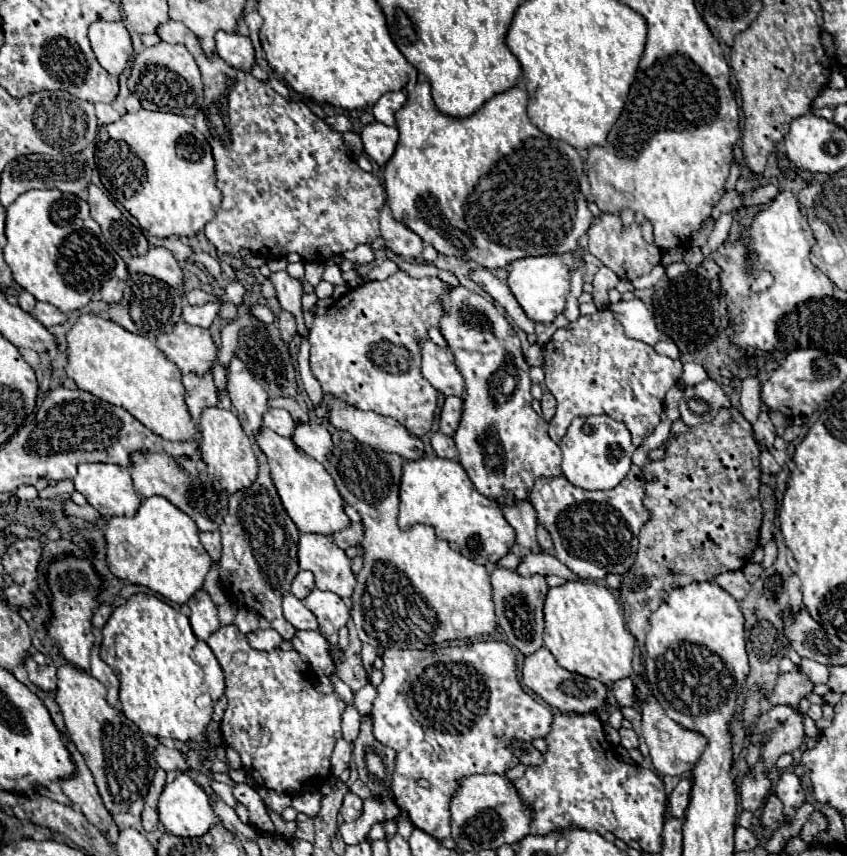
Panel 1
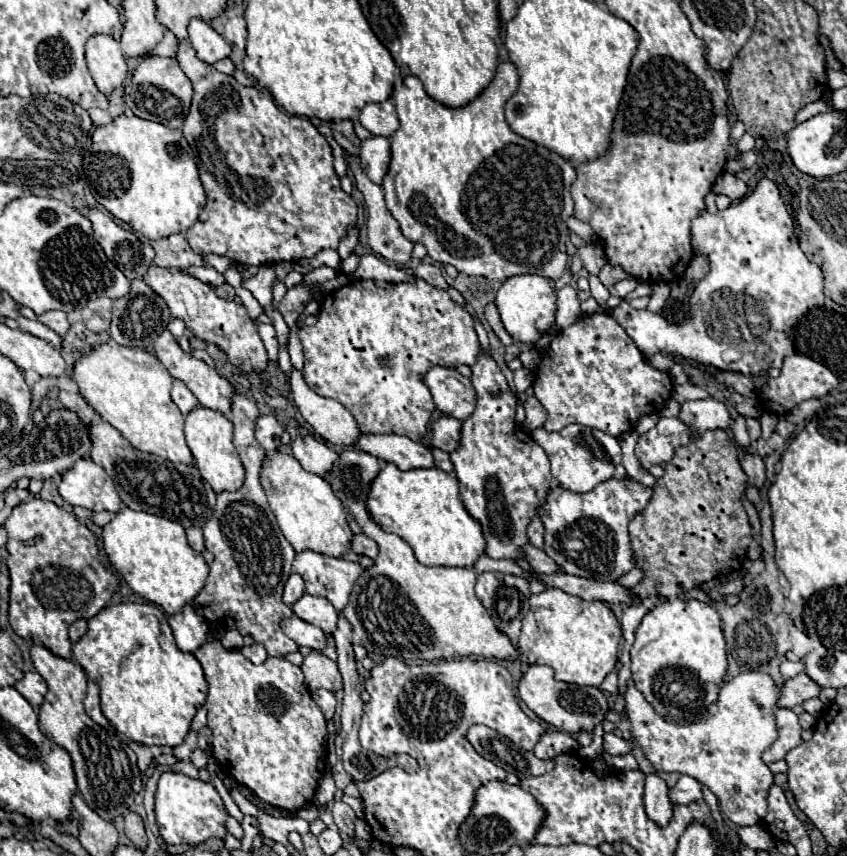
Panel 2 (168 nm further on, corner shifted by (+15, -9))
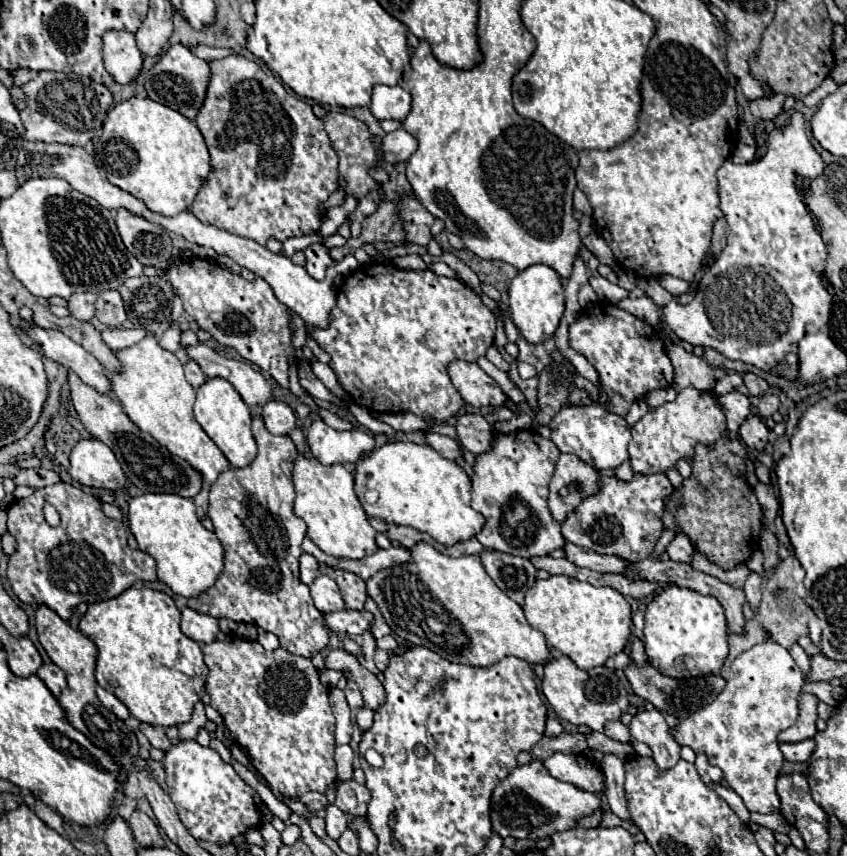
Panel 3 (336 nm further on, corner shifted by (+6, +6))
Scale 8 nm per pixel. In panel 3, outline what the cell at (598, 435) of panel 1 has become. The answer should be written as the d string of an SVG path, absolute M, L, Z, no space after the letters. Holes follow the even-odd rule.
M565 406L553 416L549 428L551 428L551 440L561 452L575 454L579 460L593 466L595 470L615 470L623 460L629 458L627 444L631 440L631 430L625 418L605 412L605 408L601 406L589 406L589 408Z

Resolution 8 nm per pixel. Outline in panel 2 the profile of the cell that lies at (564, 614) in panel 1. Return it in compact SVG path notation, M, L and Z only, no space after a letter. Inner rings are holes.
M552 587L540 595L530 595L530 611L522 619L518 649L528 663L550 665L558 681L600 687L616 665L620 639L620 623L606 603L584 601Z

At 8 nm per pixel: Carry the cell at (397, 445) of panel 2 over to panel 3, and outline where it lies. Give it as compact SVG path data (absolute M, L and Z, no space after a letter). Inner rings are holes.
M425 432L425 444L449 460L457 460L461 456L459 442L455 438L449 438L449 436L443 436L437 432Z

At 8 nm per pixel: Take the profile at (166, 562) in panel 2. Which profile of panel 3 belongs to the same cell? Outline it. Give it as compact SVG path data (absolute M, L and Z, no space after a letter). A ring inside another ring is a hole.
M143 494L129 502L127 512L129 532L135 536L137 546L141 552L147 552L157 562L157 576L161 582L165 582L175 594L191 598L201 592L205 592L219 576L223 568L223 548L217 540L217 536L203 528L195 514L193 500L185 500L183 496L169 496L169 494Z

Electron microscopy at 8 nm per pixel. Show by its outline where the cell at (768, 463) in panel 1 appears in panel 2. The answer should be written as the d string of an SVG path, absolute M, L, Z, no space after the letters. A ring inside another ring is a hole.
M746 453L740 461L743 471L748 477L750 487L761 488L766 481L766 471L763 458L758 455Z

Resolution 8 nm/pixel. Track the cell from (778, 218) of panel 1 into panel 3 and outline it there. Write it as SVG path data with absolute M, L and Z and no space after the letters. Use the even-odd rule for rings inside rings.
M793 114L791 116L791 122L783 128L783 130L773 130L771 136L769 136L769 144L767 144L767 154L757 160L757 162L749 162L749 164L733 164L733 162L725 162L719 170L717 170L717 178L719 178L719 208L727 220L727 246L723 248L723 252L717 256L717 260L712 265L705 269L704 275L701 279L701 288L697 290L693 302L689 302L687 306L679 304L679 302L669 302L665 304L665 308L659 308L649 296L643 296L643 298L625 298L619 302L619 308L625 308L627 312L633 312L633 316L637 316L639 320L645 320L645 324L649 326L659 326L659 324L665 324L677 338L693 344L693 346L703 346L703 348L713 348L717 352L721 352L723 356L731 358L731 360L741 360L745 364L753 364L765 372L769 372L773 366L777 366L779 360L785 358L785 354L789 352L797 352L797 342L807 334L807 332L819 332L827 326L829 322L829 312L831 312L831 294L827 292L827 288L823 286L823 270L825 270L825 260L827 260L827 248L821 240L821 236L817 234L815 230L815 224L811 220L811 214L807 210L807 206L803 204L797 188L795 188L795 176L817 176L821 174L825 168L821 156L815 152L815 148L811 146L807 134L805 134L805 120L801 114Z

